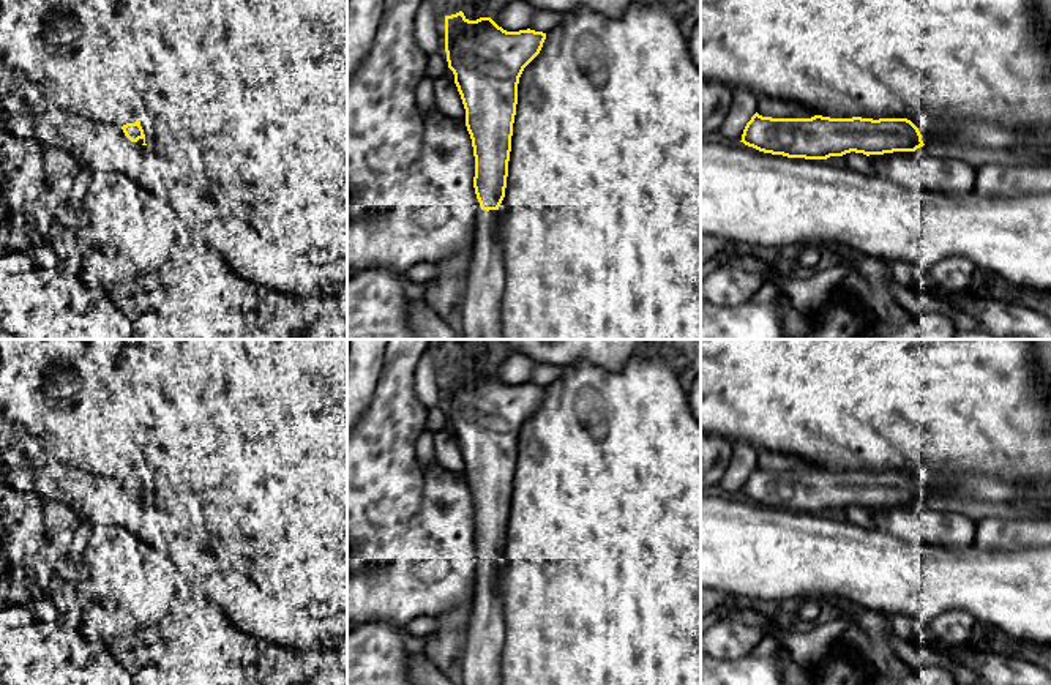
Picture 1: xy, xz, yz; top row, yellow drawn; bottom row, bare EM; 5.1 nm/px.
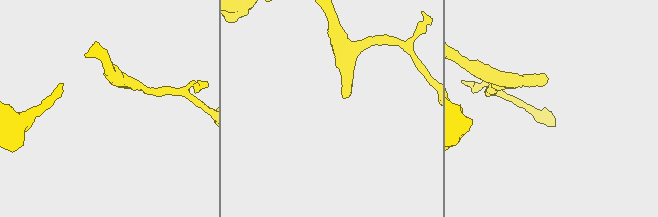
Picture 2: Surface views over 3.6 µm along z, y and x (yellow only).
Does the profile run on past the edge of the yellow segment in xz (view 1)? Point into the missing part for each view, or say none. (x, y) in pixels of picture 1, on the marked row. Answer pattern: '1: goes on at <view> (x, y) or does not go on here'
1: goes on at xz (480, 311)

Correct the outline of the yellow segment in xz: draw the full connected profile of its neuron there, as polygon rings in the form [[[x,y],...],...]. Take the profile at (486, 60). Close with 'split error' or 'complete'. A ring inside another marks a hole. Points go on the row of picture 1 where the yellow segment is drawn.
[[[462,11],[445,16],[447,62],[466,109],[466,126],[475,156],[473,188],[481,207],[475,219],[467,287],[458,317],[461,339],[502,339],[505,257],[499,240],[499,207],[507,188],[519,77],[540,54],[544,39],[546,33],[530,28],[507,32],[491,17],[469,21]]]; split error

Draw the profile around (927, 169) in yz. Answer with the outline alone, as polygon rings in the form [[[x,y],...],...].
[[[923,145],[911,155],[870,158],[874,172],[915,191],[950,196],[975,189],[977,159],[967,153],[944,153]]]

